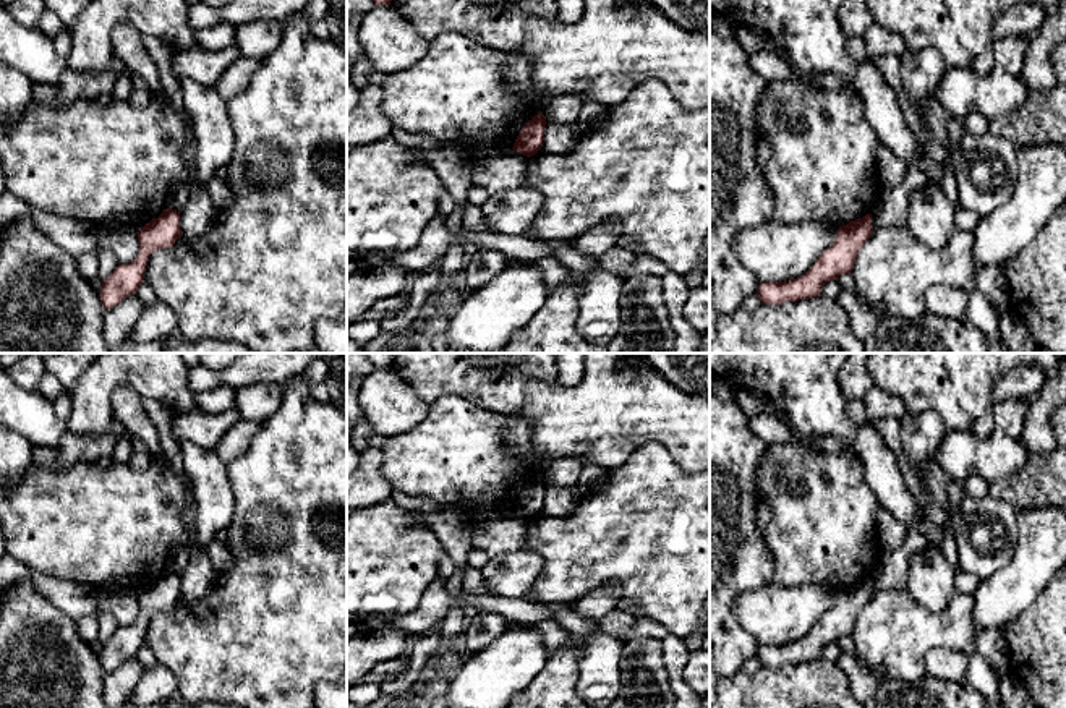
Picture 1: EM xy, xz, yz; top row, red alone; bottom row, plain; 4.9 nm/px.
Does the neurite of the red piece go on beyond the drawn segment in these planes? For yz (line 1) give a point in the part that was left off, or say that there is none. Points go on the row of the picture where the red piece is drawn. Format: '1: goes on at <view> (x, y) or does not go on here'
1: does not go on here

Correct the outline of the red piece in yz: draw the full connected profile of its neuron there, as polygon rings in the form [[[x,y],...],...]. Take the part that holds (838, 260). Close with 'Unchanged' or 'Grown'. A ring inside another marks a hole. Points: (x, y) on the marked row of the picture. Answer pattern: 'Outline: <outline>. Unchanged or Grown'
Outline: [[[872,214],[838,228],[834,243],[823,251],[804,275],[789,282],[760,284],[757,295],[765,305],[781,305],[820,296],[821,287],[842,274],[851,274],[854,261],[873,232]]]. Unchanged

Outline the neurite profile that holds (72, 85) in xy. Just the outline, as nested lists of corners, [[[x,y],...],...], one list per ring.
[[[115,57],[99,73],[83,73],[66,66],[57,83],[32,84],[32,100],[47,105],[96,100],[102,94],[112,92],[117,79],[125,71],[128,71],[126,65]]]

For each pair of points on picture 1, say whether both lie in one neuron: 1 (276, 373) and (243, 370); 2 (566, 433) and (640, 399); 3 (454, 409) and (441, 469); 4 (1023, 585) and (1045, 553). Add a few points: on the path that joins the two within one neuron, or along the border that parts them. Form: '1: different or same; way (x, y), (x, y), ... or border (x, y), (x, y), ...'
1: same; way (268, 370), (251, 370)
2: same; way (584, 422), (598, 422), (614, 409), (622, 409)
3: same; way (454, 423), (454, 454)
4: same; way (1026, 577), (1037, 561)

